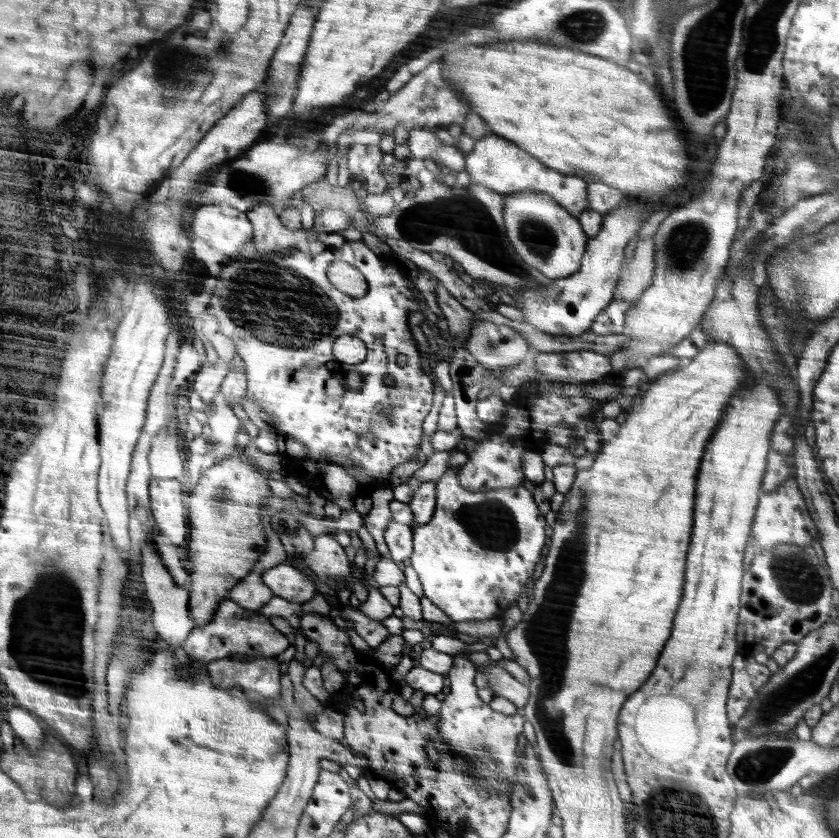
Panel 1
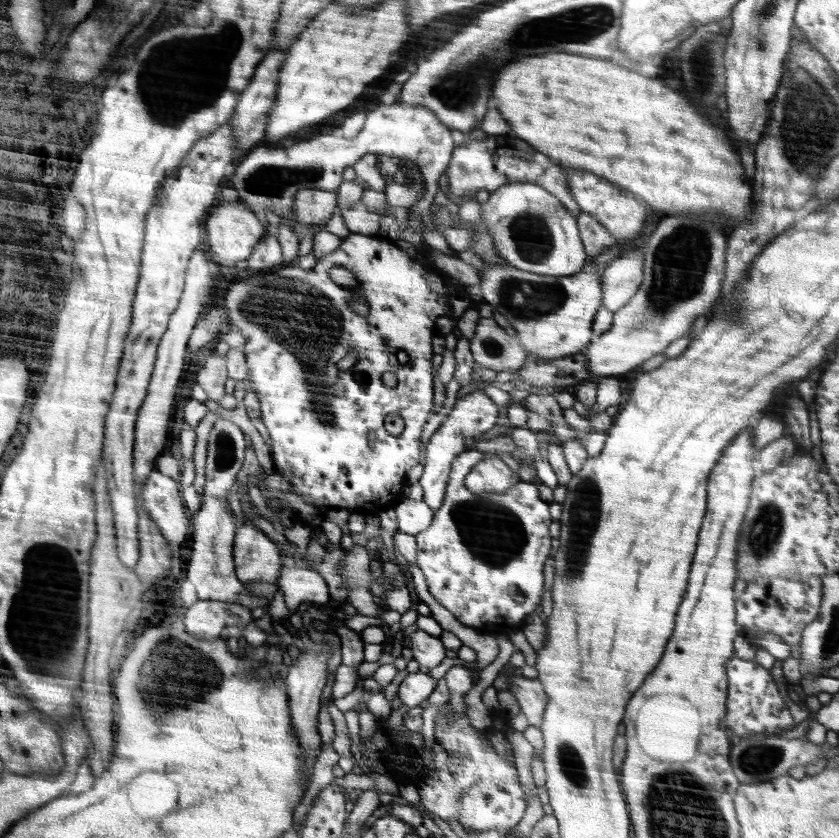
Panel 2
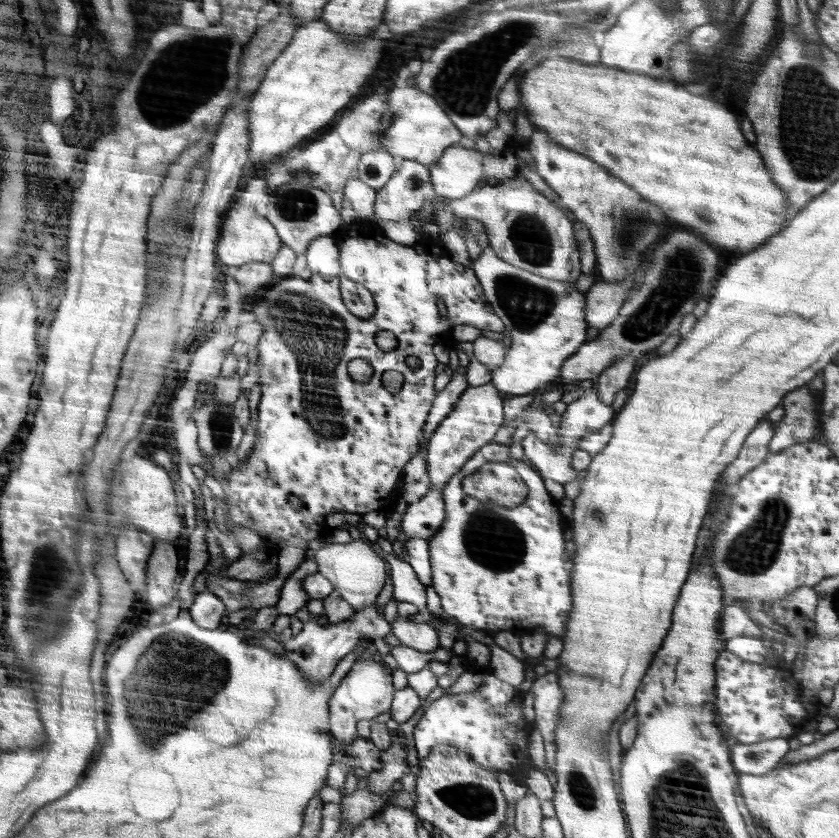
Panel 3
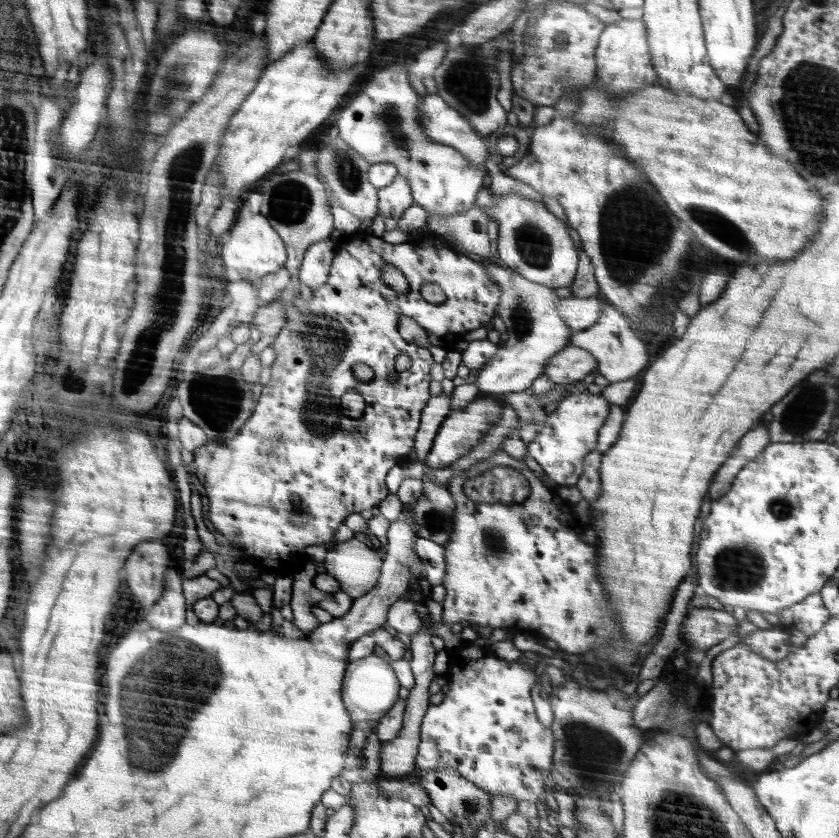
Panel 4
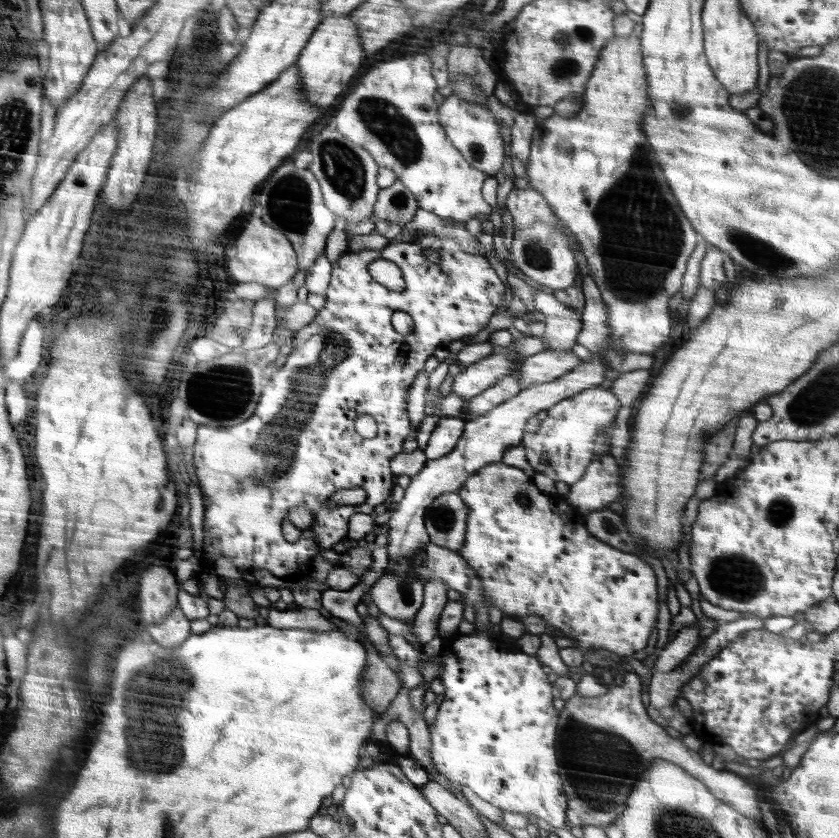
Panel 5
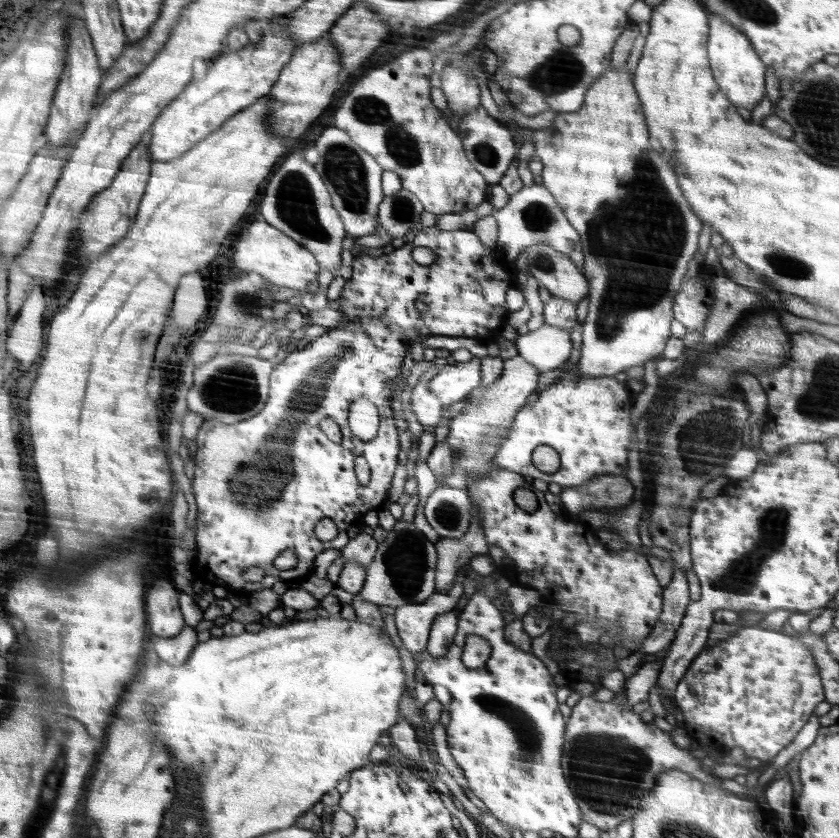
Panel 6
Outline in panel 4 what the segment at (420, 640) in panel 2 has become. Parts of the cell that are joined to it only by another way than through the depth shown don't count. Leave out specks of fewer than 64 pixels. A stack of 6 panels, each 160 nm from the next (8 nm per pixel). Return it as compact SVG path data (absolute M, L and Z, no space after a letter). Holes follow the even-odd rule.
M400 597L387 612L387 623L405 639L421 631L422 619L416 612L416 602Z

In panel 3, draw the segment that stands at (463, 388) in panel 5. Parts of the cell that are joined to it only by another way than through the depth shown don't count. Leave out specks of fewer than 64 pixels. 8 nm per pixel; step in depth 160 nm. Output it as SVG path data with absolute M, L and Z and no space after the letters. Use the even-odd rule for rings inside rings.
M490 246L471 265L485 296L512 338L504 363L492 371L490 383L510 396L528 395L560 377L562 366L586 343L585 293L574 283L542 278L502 260Z

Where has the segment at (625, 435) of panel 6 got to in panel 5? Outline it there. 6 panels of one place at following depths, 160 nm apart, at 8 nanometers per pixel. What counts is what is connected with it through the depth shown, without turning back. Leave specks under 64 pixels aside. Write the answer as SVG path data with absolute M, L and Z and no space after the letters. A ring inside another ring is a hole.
M600 386L581 391L547 409L540 416L540 426L533 435L524 433L521 440L524 460L534 472L568 485L578 482L594 458L610 456L611 424L621 407L612 390ZM546 459L546 464L542 462Z

